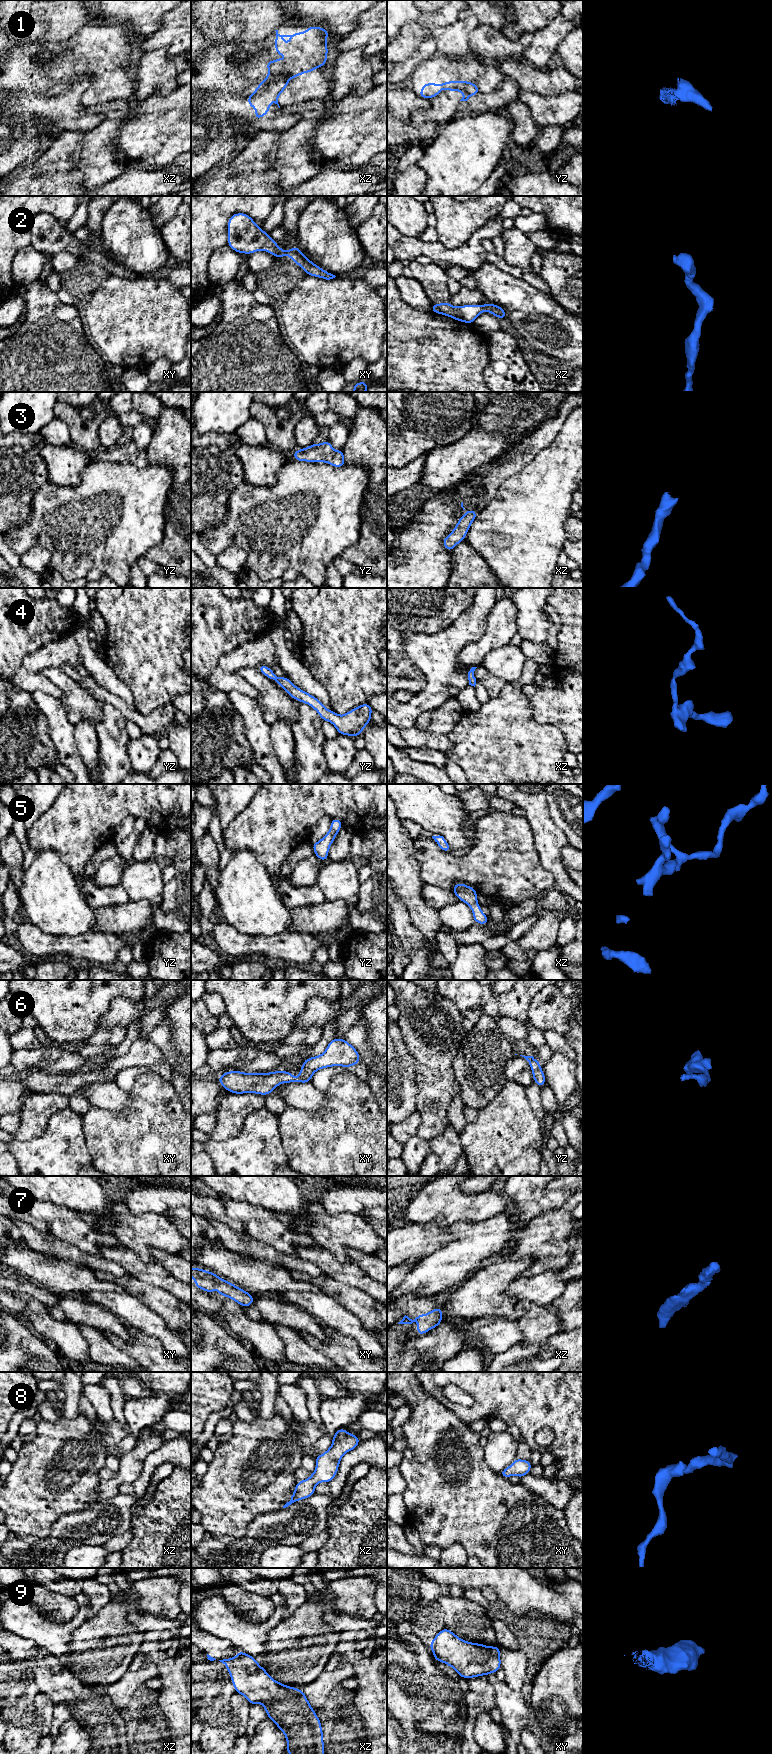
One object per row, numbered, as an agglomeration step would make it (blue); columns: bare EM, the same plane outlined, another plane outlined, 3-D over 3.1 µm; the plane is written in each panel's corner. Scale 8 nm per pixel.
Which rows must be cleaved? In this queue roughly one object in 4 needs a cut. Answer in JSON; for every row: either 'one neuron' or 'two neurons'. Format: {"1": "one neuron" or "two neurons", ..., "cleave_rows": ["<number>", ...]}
{"1": "two neurons", "2": "one neuron", "3": "one neuron", "4": "one neuron", "5": "one neuron", "6": "one neuron", "7": "one neuron", "8": "one neuron", "9": "one neuron", "cleave_rows": ["1"]}

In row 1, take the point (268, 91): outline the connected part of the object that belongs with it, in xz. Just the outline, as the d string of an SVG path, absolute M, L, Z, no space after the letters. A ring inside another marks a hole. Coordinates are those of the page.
M274 60L269 68L268 76L256 86L256 92L248 94L248 106L256 108L254 120L258 120L269 113L270 103L278 105L278 96L289 83L284 76L284 65L280 60Z

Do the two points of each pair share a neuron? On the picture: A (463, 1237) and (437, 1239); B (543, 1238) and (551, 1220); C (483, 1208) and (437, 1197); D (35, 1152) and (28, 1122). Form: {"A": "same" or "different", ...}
{"A": "different", "B": "same", "C": "same", "D": "different"}

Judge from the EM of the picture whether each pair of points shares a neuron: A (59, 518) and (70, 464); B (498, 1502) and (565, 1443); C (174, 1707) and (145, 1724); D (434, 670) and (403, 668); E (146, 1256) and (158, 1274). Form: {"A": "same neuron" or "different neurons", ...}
{"A": "different neurons", "B": "different neurons", "C": "different neurons", "D": "different neurons", "E": "different neurons"}

